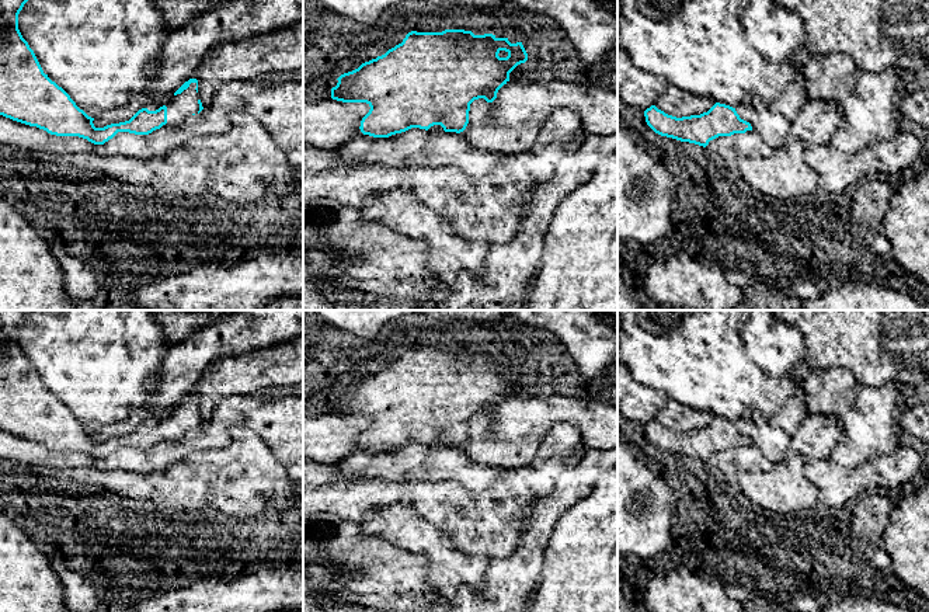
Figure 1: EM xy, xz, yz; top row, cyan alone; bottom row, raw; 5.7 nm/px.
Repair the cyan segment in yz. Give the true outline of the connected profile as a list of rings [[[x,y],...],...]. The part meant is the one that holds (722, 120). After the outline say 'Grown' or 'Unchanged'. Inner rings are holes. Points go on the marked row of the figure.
[[[716,102],[707,112],[676,118],[651,105],[644,111],[647,125],[658,135],[706,147],[719,136],[752,131],[735,108]]]. Unchanged

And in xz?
[[[464,29],[411,31],[385,55],[341,74],[331,88],[331,98],[366,102],[370,109],[359,129],[373,138],[389,138],[411,128],[428,131],[434,125],[441,125],[445,132],[460,133],[469,124],[470,104],[479,98],[493,102],[498,90],[509,81],[509,73],[526,60],[522,42],[511,44],[508,38],[493,34],[474,35]]]. Unchanged

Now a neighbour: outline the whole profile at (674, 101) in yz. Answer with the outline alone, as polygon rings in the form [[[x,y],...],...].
[[[671,84],[654,102],[658,109],[676,118],[700,115],[714,104],[709,97],[693,95]]]

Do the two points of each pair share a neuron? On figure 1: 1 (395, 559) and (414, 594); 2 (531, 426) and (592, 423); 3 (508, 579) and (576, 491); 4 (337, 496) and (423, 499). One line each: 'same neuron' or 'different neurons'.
1: same neuron
2: same neuron
3: same neuron
4: same neuron

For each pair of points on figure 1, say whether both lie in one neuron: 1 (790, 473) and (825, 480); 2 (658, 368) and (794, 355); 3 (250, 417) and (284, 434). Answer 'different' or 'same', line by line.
1: different
2: same
3: same

